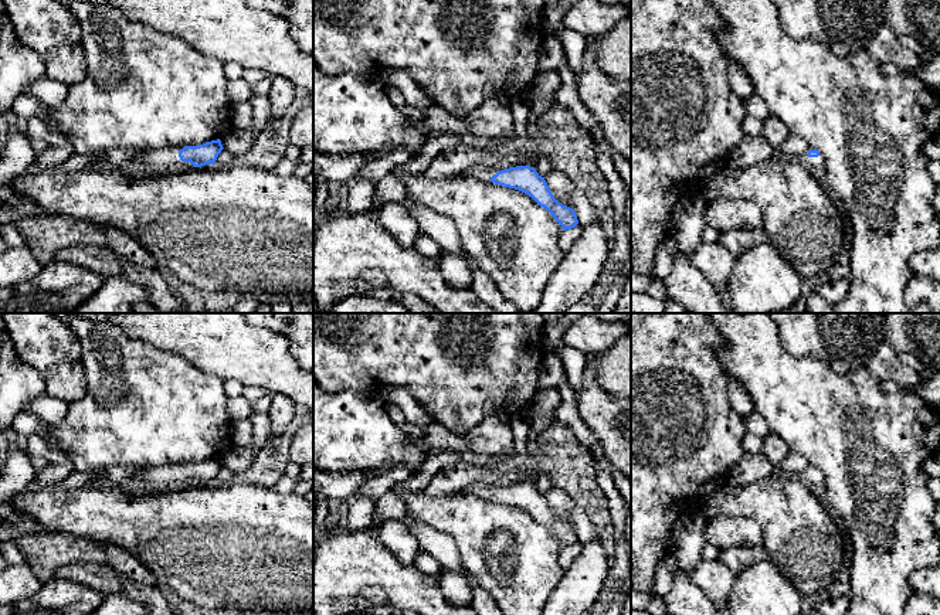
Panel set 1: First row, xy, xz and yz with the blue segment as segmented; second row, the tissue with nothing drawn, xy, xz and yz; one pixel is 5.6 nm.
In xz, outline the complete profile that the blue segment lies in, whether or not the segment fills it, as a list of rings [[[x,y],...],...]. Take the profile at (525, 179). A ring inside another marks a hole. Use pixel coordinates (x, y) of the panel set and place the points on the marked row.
[[[516,166],[505,170],[475,167],[462,173],[462,176],[471,176],[482,183],[499,184],[527,194],[553,215],[563,231],[571,230],[578,224],[574,210],[563,205],[553,197],[544,177],[535,167]]]

